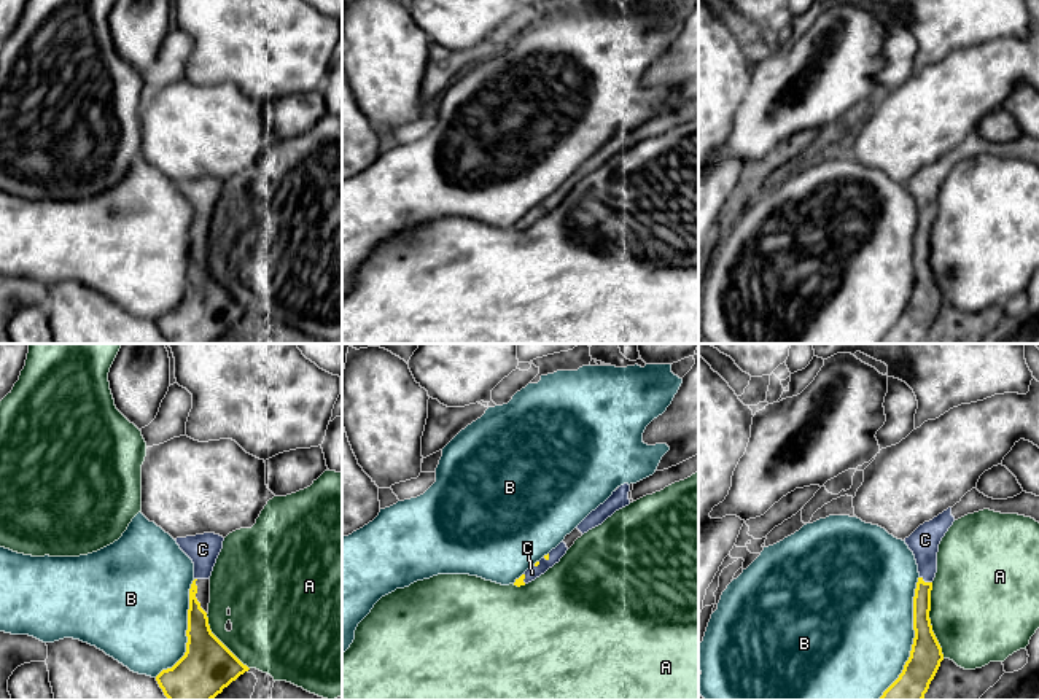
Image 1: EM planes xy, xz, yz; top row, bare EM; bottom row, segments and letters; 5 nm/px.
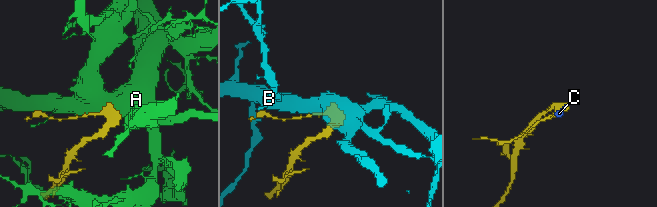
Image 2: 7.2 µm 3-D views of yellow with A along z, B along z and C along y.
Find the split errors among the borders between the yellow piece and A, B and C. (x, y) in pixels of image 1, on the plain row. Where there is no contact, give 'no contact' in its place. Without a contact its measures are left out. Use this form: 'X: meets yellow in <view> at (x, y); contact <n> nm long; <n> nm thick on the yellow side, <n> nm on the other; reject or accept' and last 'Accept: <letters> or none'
A: meets yellow in yz at (930, 264); contact 380 nm long; 160 nm thick on the yellow side, 480 nm on the other; reject
B: meets yellow in yz at (914, 282); contact 650 nm long; 160 nm thick on the yellow side, 500 nm on the other; reject
C: meets yellow in yz at (926, 226); contact 70 nm long; 100 nm thick on the yellow side, 150 nm on the other; accept
Accept: C

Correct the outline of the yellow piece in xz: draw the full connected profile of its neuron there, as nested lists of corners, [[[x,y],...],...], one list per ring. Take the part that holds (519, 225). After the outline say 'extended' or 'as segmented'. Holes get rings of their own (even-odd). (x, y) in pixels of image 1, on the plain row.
[[[562,185],[555,192],[552,192],[547,199],[544,199],[539,205],[530,210],[519,223],[516,223],[514,229],[525,229],[541,218],[544,218],[549,212],[560,205],[560,202],[566,197],[568,191]]] | extended

